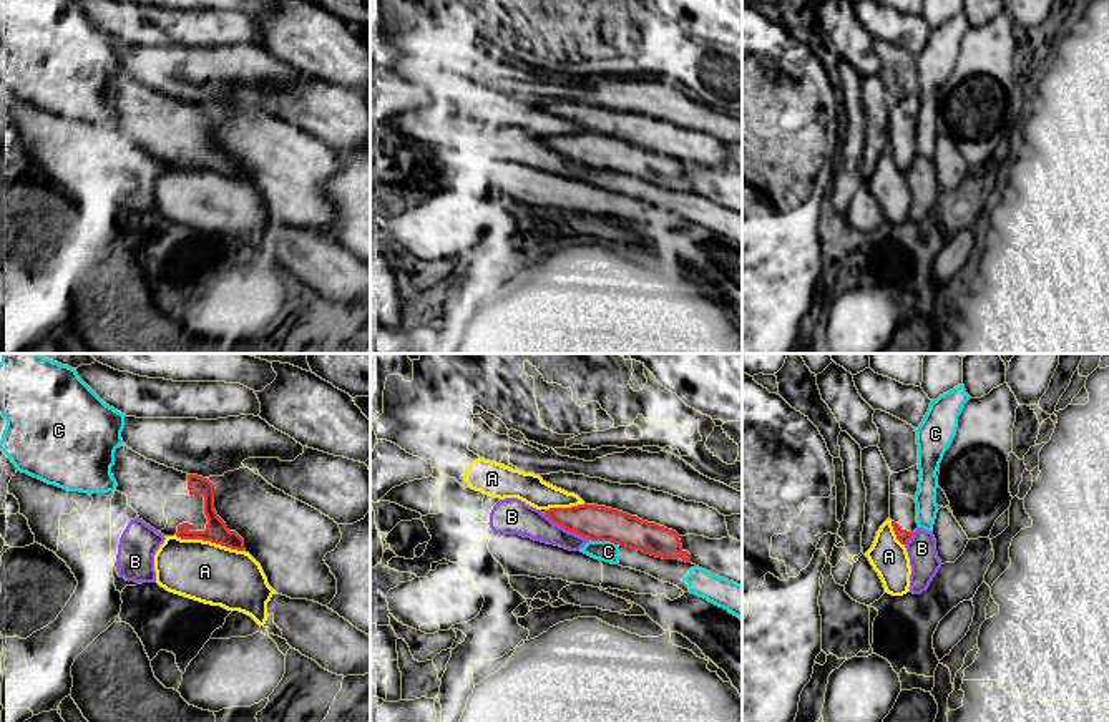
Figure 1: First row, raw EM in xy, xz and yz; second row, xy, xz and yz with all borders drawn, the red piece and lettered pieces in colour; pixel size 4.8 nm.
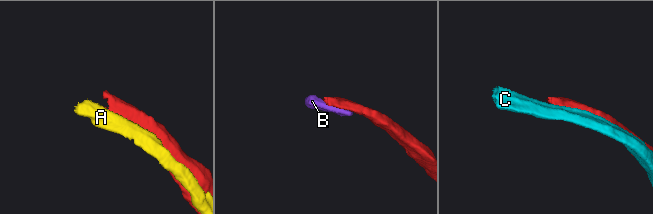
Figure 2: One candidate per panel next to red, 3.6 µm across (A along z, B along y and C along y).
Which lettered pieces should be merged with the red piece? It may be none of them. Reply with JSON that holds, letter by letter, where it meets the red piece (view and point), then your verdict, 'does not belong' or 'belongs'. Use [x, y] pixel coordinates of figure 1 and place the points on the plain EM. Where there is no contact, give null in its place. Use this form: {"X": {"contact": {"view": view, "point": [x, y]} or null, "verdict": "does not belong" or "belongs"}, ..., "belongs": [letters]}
{"A": {"contact": {"view": "xy", "point": [210, 168]}, "verdict": "does not belong"}, "B": {"contact": {"view": "xz", "point": [566, 156]}, "verdict": "does not belong"}, "C": {"contact": {"view": "xz", "point": [605, 168]}, "verdict": "does not belong"}, "belongs": []}

